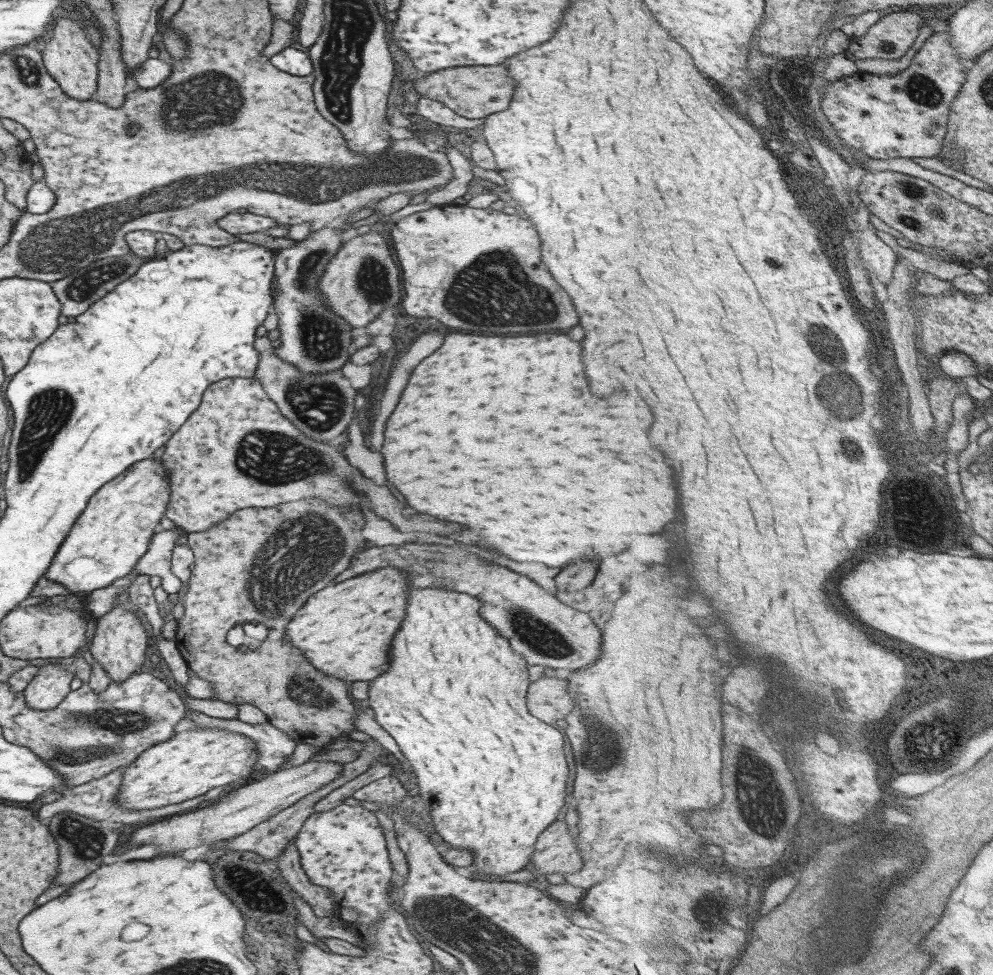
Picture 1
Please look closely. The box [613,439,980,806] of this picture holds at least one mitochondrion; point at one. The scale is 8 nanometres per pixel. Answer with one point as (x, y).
(914, 744)

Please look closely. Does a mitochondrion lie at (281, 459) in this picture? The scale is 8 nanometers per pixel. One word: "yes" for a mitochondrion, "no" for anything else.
yes

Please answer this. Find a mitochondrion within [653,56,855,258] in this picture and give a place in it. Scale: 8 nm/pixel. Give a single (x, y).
(794, 73)

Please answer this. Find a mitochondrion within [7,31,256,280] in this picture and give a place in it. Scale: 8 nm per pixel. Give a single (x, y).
(211, 99)

